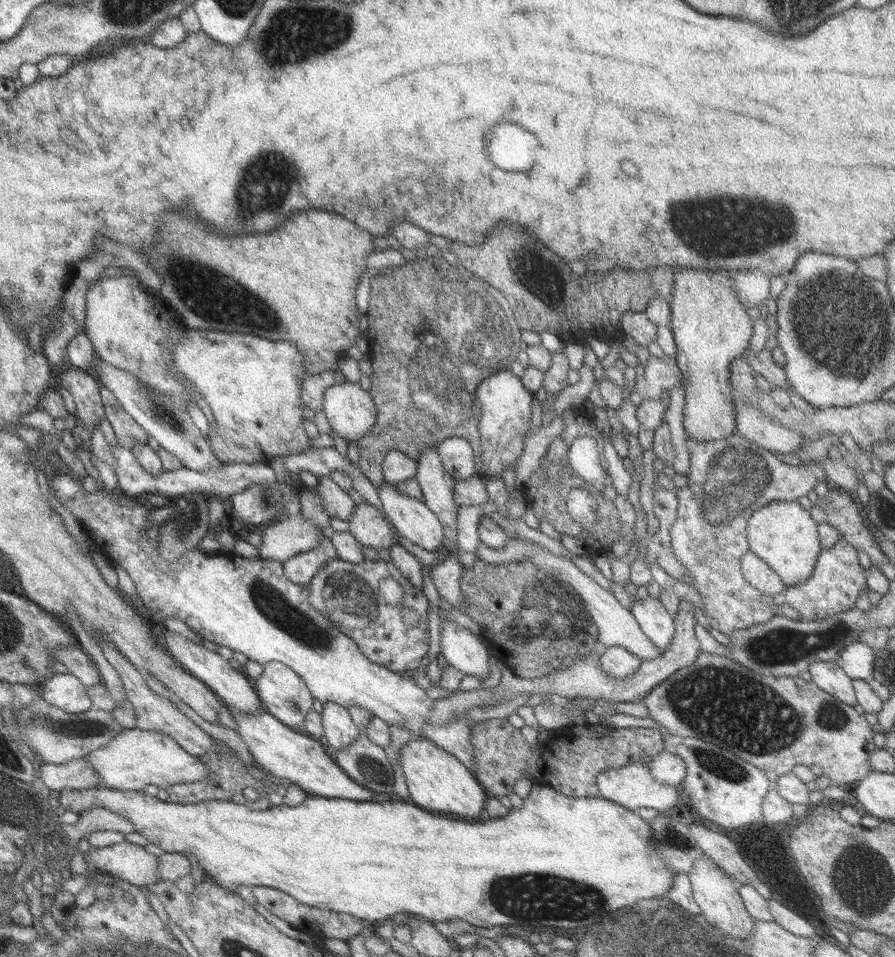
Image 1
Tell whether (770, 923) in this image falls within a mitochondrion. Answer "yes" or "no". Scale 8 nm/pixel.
no

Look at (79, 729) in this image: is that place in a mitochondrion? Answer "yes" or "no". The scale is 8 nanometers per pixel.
yes

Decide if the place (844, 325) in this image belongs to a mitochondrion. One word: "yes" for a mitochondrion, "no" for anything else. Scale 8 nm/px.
yes

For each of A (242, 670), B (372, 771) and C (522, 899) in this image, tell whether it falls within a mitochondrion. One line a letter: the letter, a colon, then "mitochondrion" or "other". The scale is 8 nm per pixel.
A: other
B: mitochondrion
C: mitochondrion

